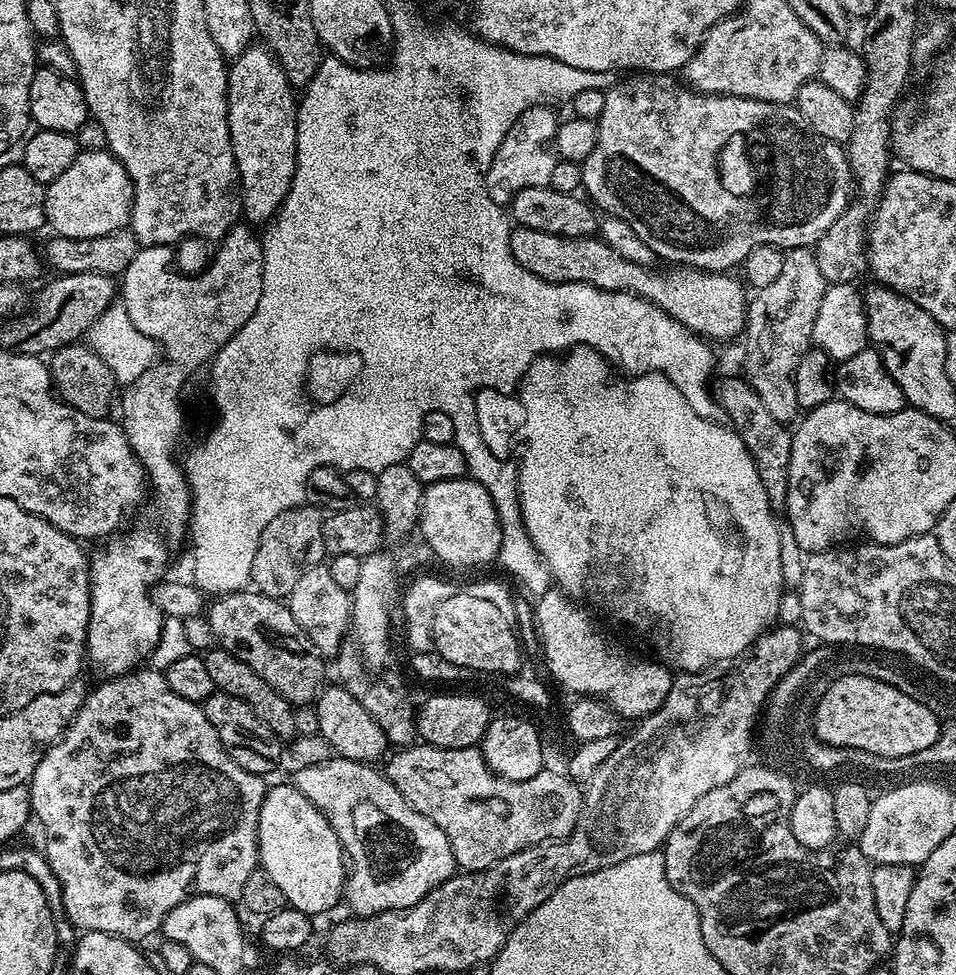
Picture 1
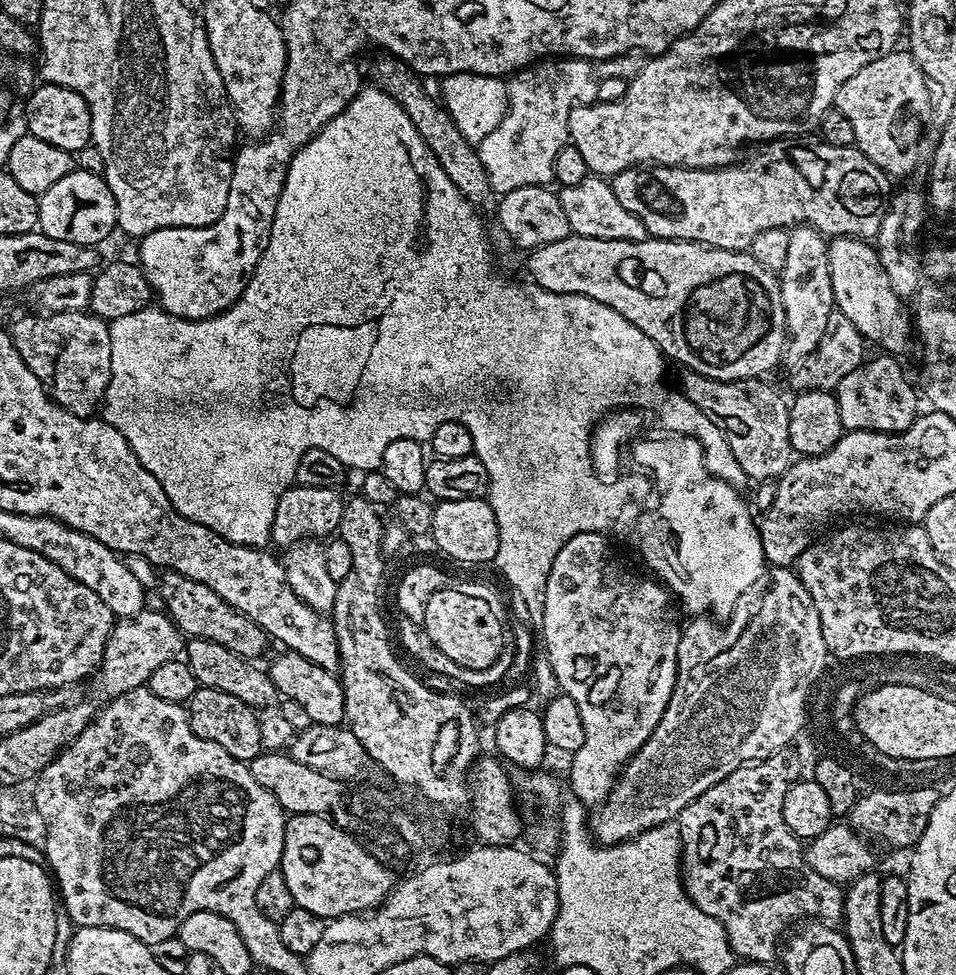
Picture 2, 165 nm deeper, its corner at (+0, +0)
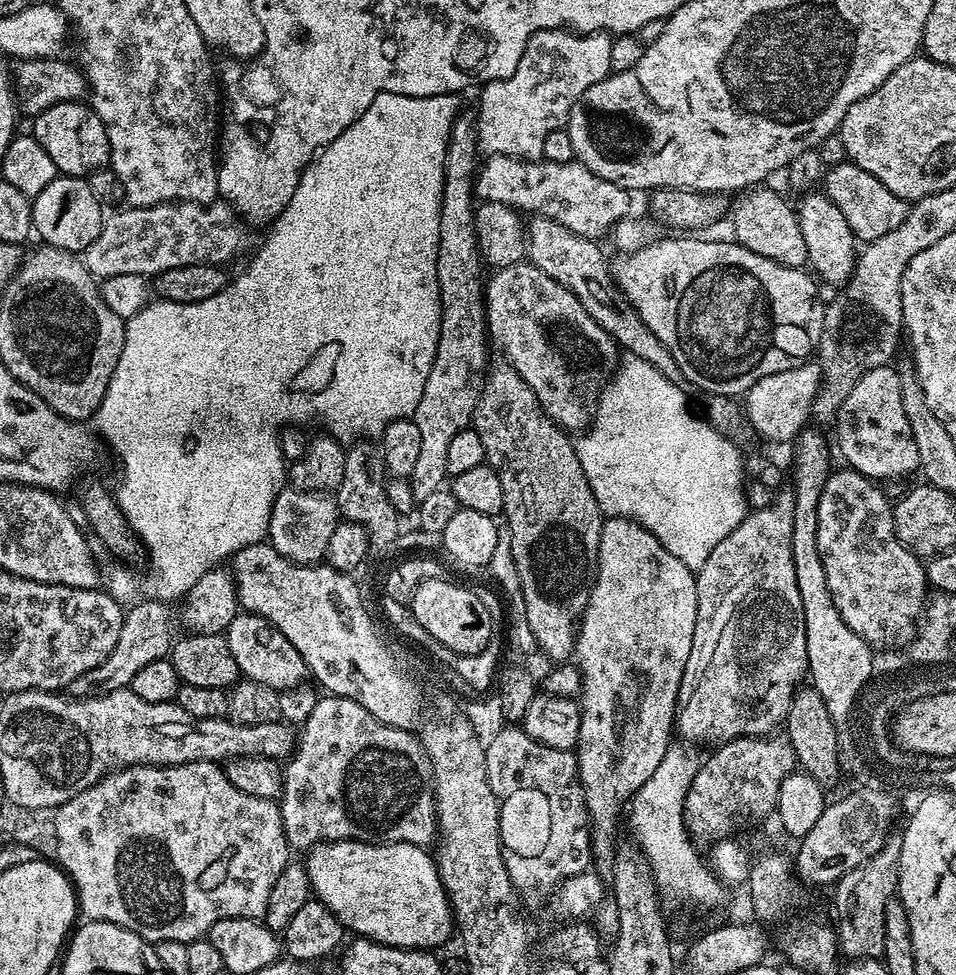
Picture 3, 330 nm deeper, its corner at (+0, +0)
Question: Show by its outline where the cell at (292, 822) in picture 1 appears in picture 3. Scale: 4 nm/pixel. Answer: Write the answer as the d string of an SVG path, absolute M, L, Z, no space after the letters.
M330 840L307 853L306 867L315 899L340 919L349 933L389 944L391 948L436 950L454 936L454 913L448 903L436 861L419 844L367 844L357 840Z

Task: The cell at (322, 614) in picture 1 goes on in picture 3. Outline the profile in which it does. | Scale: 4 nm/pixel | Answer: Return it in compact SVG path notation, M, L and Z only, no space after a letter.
M288 486L276 496L270 522L268 523L266 540L274 550L278 550L278 554L282 554L282 558L293 560L295 564L311 564L315 566L324 560L326 546L330 542L330 537L334 535L336 523L338 523L338 509L335 499L331 495L322 492L302 492Z

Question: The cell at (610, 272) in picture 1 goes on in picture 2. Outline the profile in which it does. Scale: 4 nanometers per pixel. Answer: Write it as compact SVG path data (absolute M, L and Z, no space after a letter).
M575 234L562 238L562 242L550 242L540 248L533 248L527 253L528 272L531 283L537 288L545 288L548 292L558 294L582 294L586 298L594 298L610 310L618 310L622 318L626 318L646 338L650 338L664 353L669 361L677 360L681 369L689 368L706 378L715 380L755 380L763 377L763 372L768 372L776 363L781 363L788 338L788 327L786 326L786 314L782 306L782 294L780 293L780 282L777 273L766 270L754 262L754 258L746 250L743 252L731 252L721 248L711 248L709 244L691 244L689 240L678 240L675 242L661 242L655 238L647 240L603 240L602 238L586 238Z

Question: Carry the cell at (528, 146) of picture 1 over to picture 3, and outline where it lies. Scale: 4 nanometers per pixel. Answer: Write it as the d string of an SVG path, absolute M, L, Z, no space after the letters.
M541 28L530 38L514 74L491 80L480 92L480 113L475 113L476 140L485 157L517 156L540 160L546 134L565 127L570 110L590 86L612 72L613 37L607 32L574 32L566 28Z

